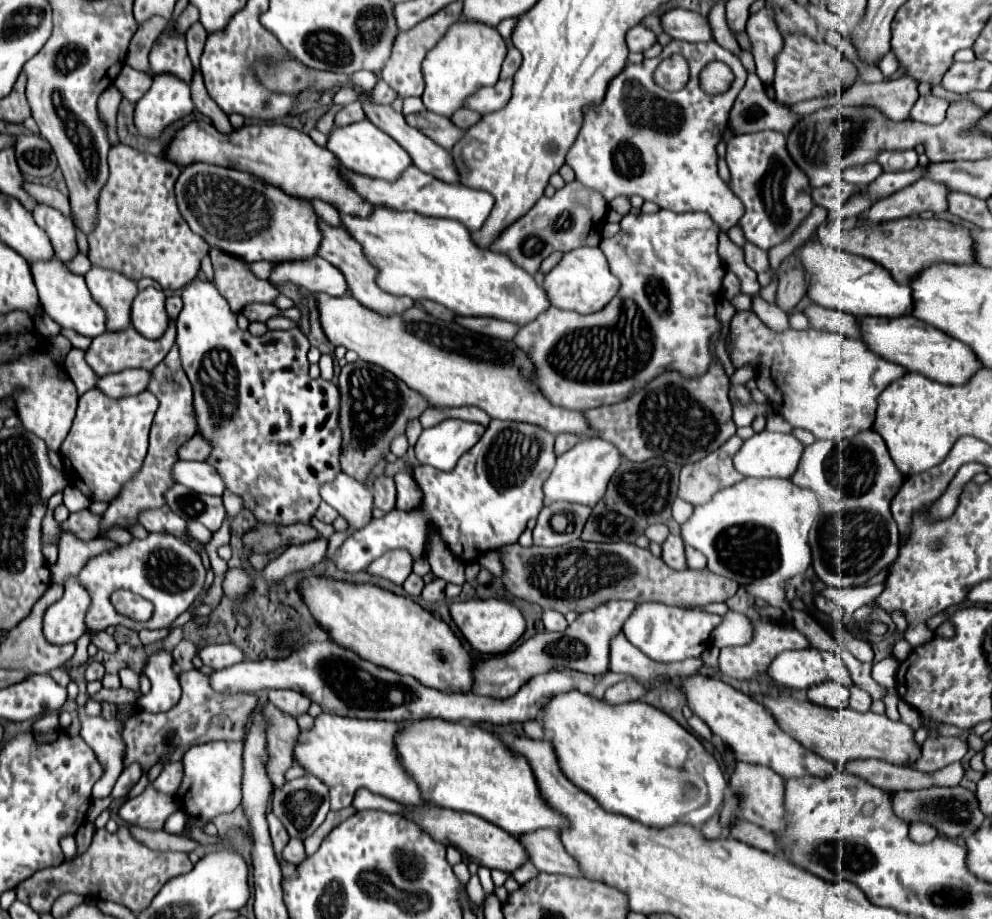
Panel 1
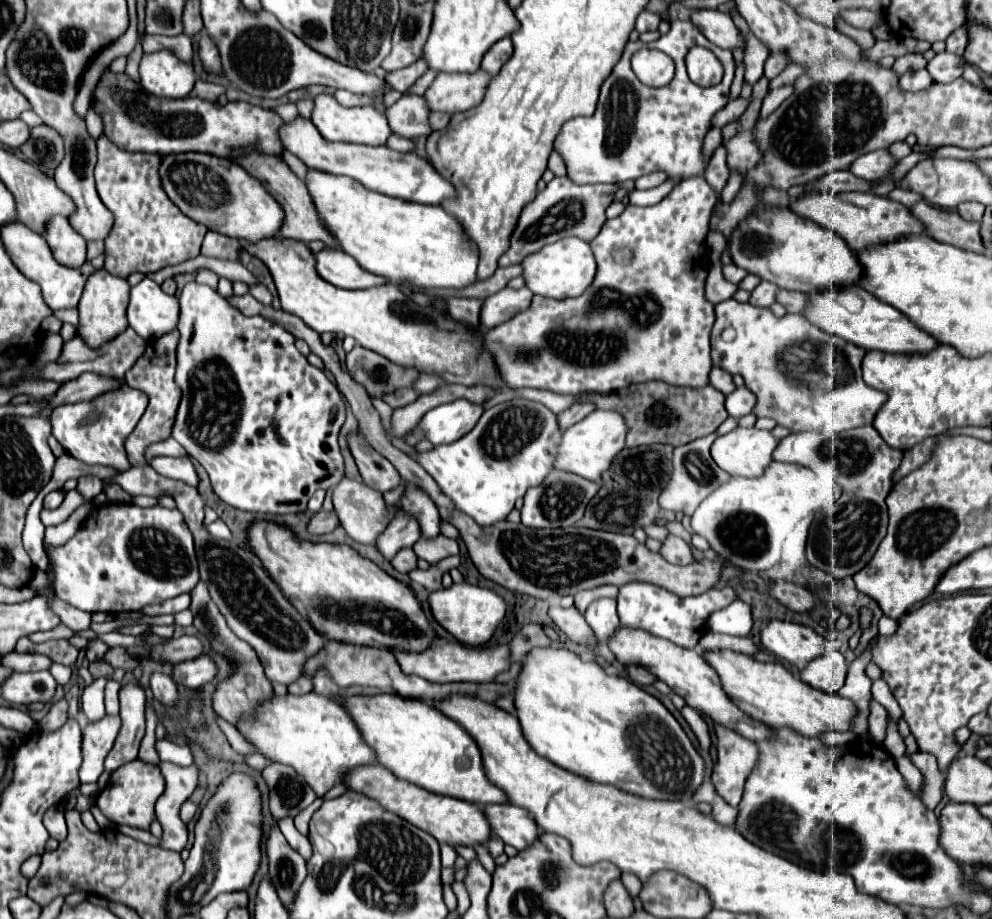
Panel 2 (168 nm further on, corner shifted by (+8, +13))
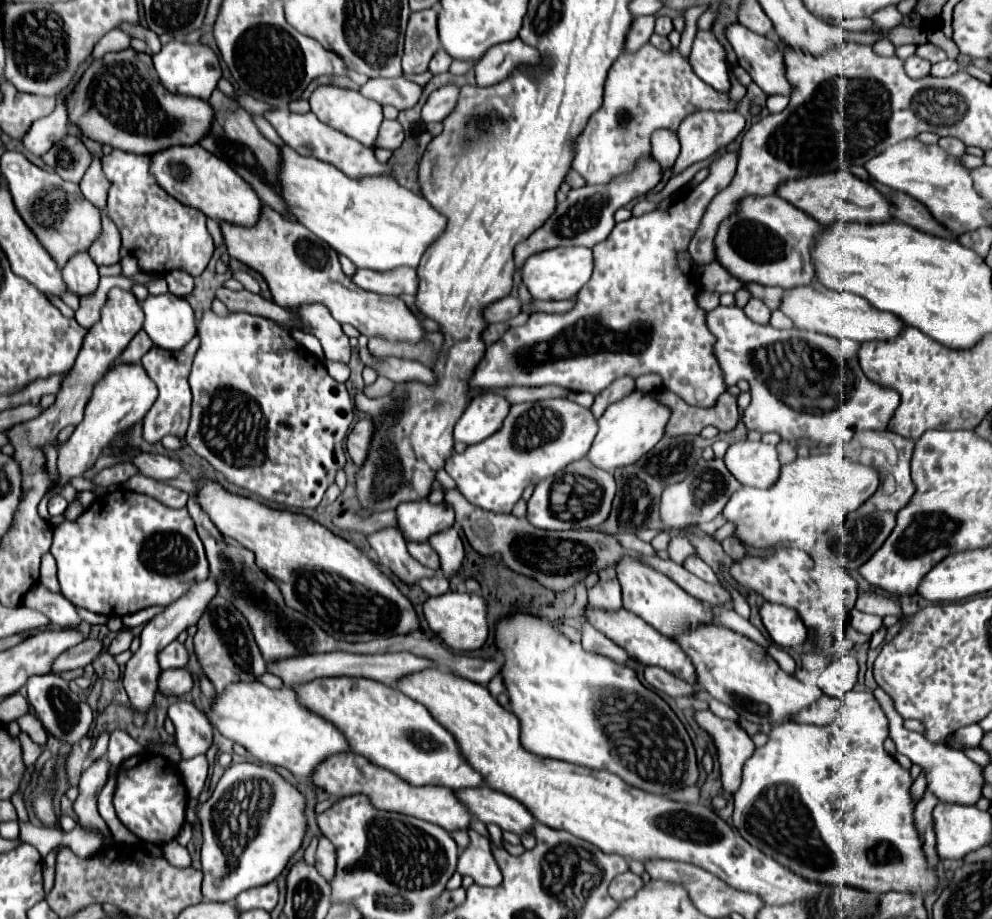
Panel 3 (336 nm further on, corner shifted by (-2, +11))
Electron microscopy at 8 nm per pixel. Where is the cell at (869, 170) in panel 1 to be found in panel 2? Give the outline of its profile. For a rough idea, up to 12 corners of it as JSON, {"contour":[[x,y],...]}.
{"contour":[[888,150],[868,152],[852,162],[858,178],[884,180],[898,160]]}

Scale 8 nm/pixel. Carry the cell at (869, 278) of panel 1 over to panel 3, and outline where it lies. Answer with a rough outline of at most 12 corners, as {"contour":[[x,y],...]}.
{"contour":[[780,196],[724,220],[716,260],[742,282],[816,282],[822,226]]}

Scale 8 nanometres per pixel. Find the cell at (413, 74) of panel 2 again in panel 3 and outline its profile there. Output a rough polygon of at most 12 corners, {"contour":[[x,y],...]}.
{"contour":[[440,48],[430,60],[428,72],[442,74],[450,66],[450,56]]}

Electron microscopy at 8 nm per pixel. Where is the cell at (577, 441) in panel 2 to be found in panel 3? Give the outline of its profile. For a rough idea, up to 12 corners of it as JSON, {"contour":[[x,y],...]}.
{"contour":[[632,392],[600,416],[586,460],[634,464],[664,436],[670,412]]}

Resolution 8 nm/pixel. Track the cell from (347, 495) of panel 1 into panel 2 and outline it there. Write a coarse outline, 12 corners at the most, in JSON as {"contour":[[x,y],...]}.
{"contour":[[342,478],[332,500],[348,536],[376,546],[382,494]]}

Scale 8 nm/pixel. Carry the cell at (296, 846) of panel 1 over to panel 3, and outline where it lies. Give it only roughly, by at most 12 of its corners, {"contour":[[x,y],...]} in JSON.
{"contour":[[324,836],[316,848],[318,874],[334,876],[334,846]]}

